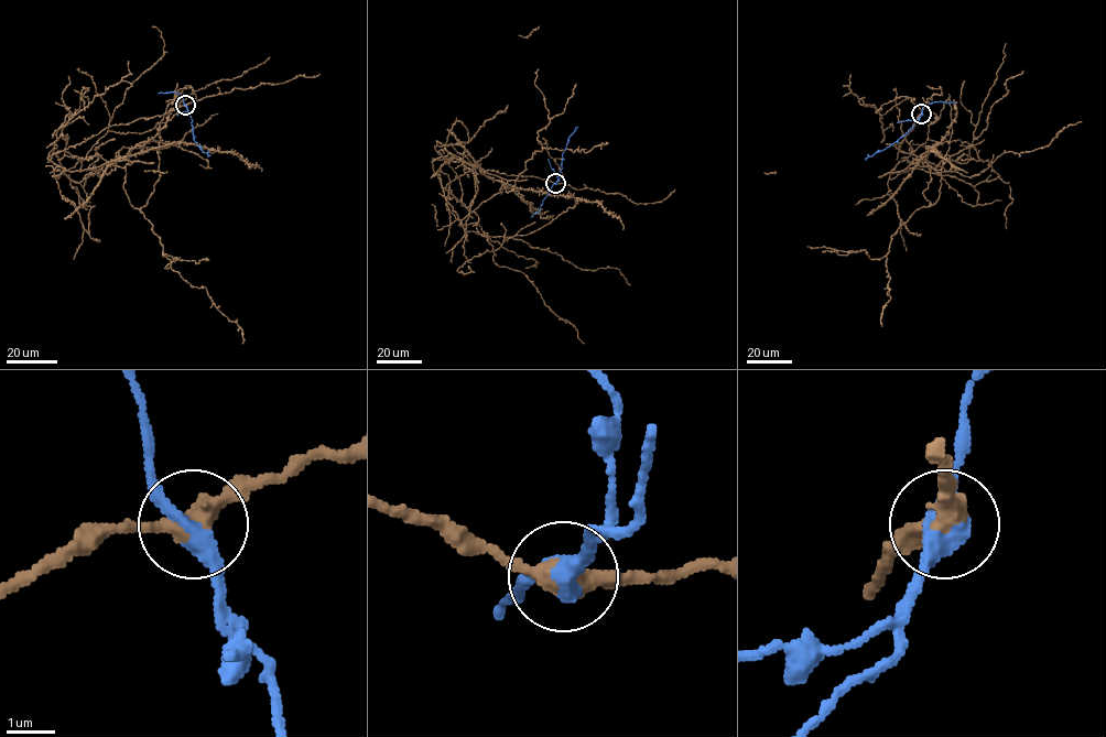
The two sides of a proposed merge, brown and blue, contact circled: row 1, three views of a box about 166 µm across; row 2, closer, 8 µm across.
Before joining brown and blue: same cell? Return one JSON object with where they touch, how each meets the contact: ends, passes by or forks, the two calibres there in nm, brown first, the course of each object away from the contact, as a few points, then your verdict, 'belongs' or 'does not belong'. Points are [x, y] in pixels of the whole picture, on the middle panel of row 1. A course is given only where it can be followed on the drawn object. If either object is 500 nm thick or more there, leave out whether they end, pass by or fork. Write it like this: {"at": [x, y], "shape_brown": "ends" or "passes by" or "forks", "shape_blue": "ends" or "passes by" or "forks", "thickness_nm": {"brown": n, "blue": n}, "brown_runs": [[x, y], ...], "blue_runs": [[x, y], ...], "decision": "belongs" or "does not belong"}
{"at": [555, 183], "shape_brown": "passes by", "shape_blue": "passes by", "thickness_nm": {"brown": 440, "blue": 380}, "brown_runs": [[555, 183], [432, 161], [453, 153], [506, 179], [501, 193], [532, 214], [505, 183], [597, 202], [622, 229]], "blue_runs": [[555, 183], [561, 174], [562, 153], [568, 138], [577, 127]], "decision": "does not belong"}

